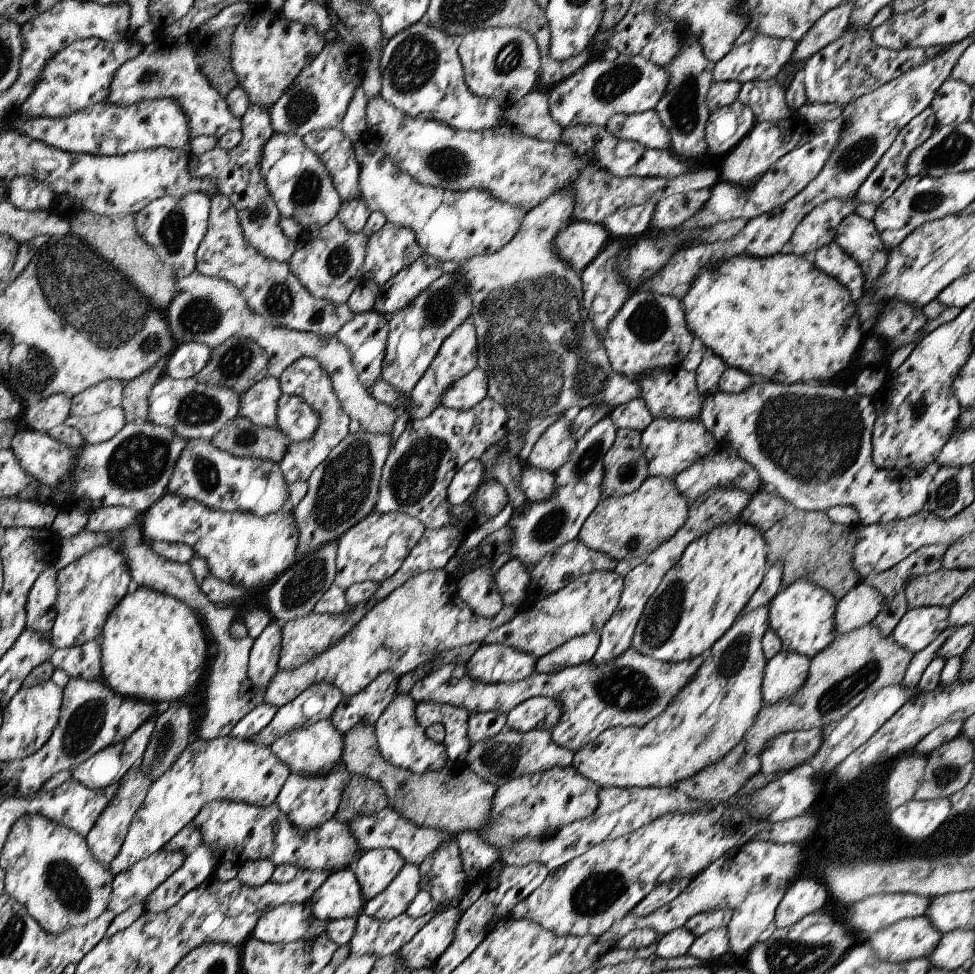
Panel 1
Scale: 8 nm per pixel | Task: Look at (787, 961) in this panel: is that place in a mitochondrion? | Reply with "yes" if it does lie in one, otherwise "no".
yes

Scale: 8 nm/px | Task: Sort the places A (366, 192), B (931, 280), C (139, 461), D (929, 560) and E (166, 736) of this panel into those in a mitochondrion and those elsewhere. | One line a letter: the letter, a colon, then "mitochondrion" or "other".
A: other
B: other
C: mitochondrion
D: other
E: mitochondrion

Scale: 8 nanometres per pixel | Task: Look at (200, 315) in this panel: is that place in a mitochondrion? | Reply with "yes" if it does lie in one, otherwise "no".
yes

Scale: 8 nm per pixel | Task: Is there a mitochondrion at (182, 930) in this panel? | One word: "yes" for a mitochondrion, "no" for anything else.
yes

